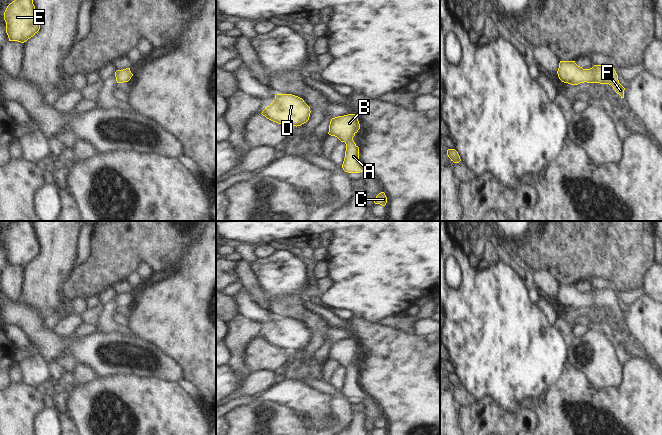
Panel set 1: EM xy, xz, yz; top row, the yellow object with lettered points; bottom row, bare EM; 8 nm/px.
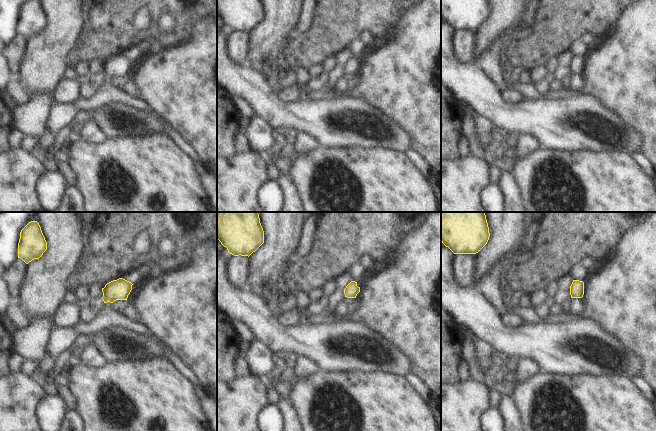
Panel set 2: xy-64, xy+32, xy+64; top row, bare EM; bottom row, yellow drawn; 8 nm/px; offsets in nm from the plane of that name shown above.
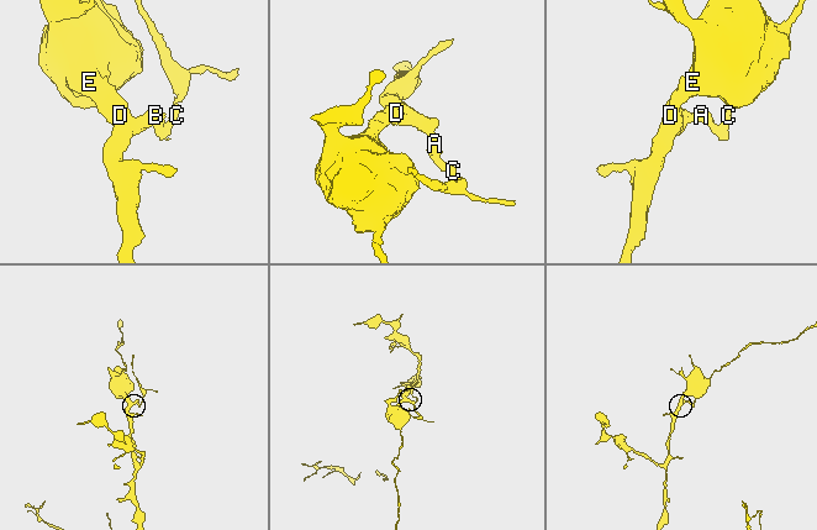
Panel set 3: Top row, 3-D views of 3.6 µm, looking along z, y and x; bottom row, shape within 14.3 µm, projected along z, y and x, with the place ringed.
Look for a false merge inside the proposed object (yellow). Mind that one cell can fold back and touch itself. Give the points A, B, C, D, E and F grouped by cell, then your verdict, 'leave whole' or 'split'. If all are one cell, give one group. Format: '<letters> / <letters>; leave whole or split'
A B C D E F; leave whole

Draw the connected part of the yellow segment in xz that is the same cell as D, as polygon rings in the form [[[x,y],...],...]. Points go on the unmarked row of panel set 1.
[[[276,318],[273,326],[267,330],[261,338],[267,343],[278,348],[297,351],[309,344],[310,337],[310,331],[304,326],[302,322],[292,318]]]

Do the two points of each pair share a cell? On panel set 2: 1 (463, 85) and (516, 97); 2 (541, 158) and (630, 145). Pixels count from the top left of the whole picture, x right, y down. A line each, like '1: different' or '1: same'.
1: different
2: different

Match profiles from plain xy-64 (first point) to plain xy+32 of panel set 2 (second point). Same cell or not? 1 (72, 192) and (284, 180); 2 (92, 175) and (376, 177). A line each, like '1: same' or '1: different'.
1: same
2: same

